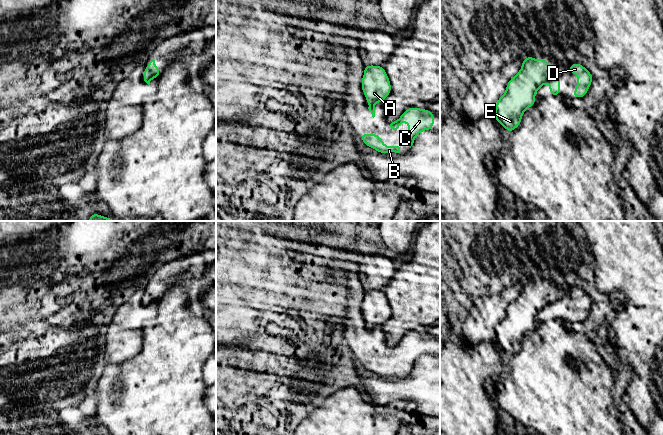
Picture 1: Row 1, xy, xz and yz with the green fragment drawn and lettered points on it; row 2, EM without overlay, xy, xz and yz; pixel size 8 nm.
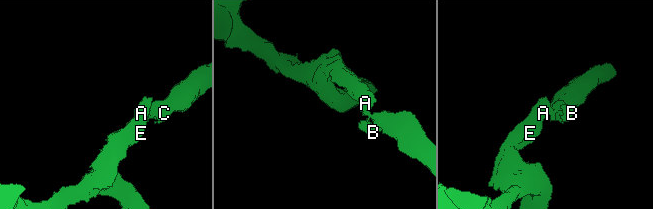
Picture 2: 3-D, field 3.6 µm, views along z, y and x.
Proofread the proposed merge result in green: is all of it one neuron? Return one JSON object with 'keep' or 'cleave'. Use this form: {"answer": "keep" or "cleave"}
{"answer": "cleave"}

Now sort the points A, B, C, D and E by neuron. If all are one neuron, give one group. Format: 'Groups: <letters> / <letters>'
Groups: A E / B C D

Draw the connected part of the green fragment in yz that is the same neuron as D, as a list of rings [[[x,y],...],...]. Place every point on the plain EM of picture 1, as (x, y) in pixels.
[[[576,286],[569,290],[569,296],[577,299],[577,311],[573,315],[573,322],[583,322],[591,310],[593,299],[583,289]]]

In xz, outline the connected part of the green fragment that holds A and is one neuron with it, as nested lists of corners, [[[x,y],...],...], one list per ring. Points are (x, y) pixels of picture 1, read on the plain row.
[[[364,290],[361,312],[369,329],[381,327],[391,317],[391,306],[383,290]]]

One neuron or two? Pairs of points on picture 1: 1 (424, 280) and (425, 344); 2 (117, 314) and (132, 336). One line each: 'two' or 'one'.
1: two
2: two

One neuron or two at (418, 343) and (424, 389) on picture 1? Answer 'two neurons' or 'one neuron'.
two neurons

